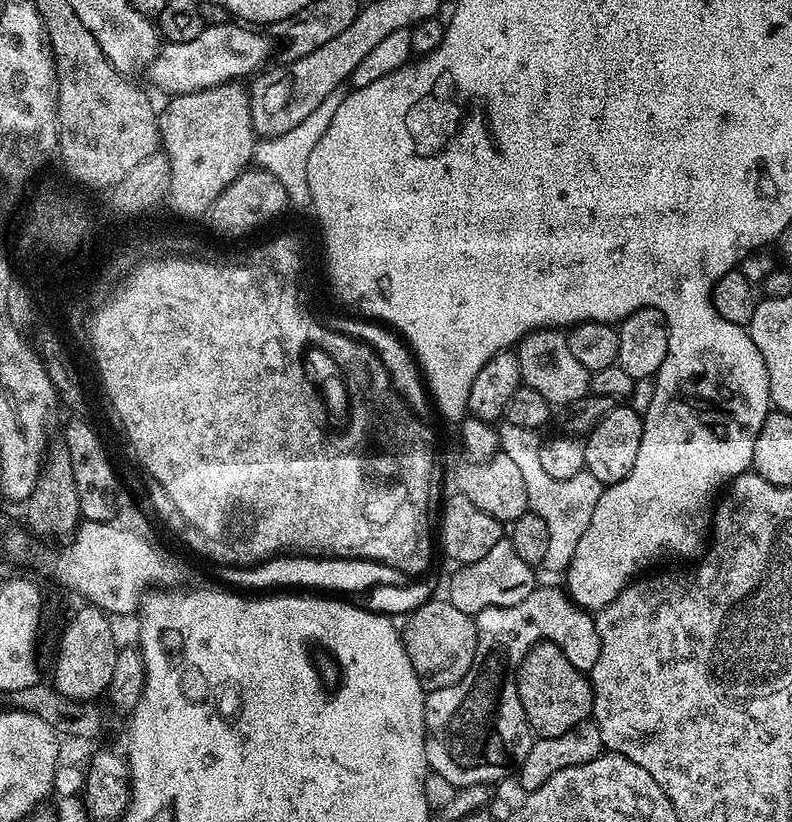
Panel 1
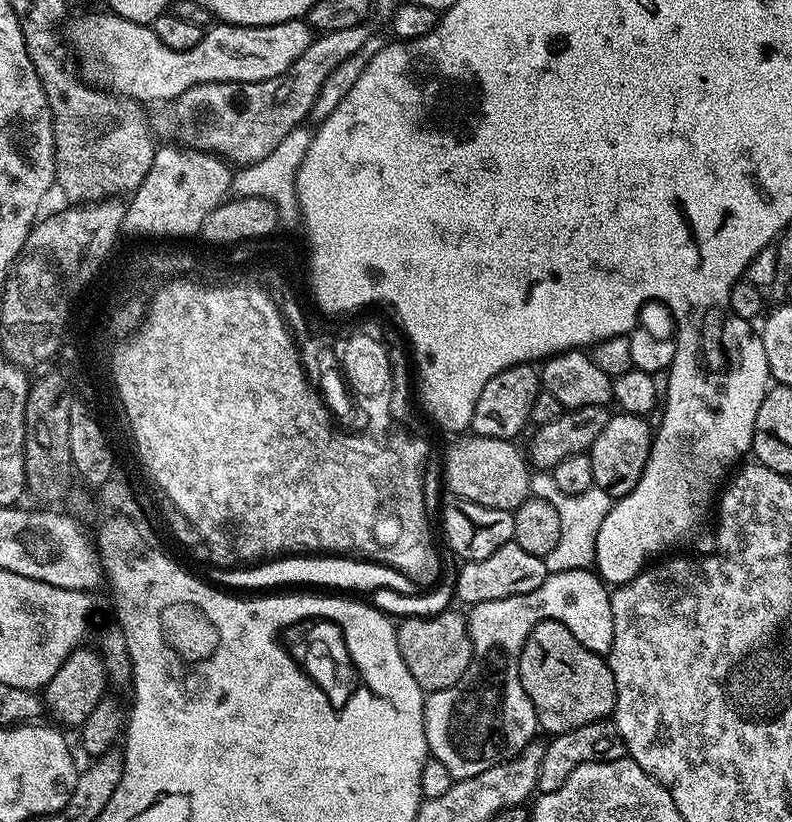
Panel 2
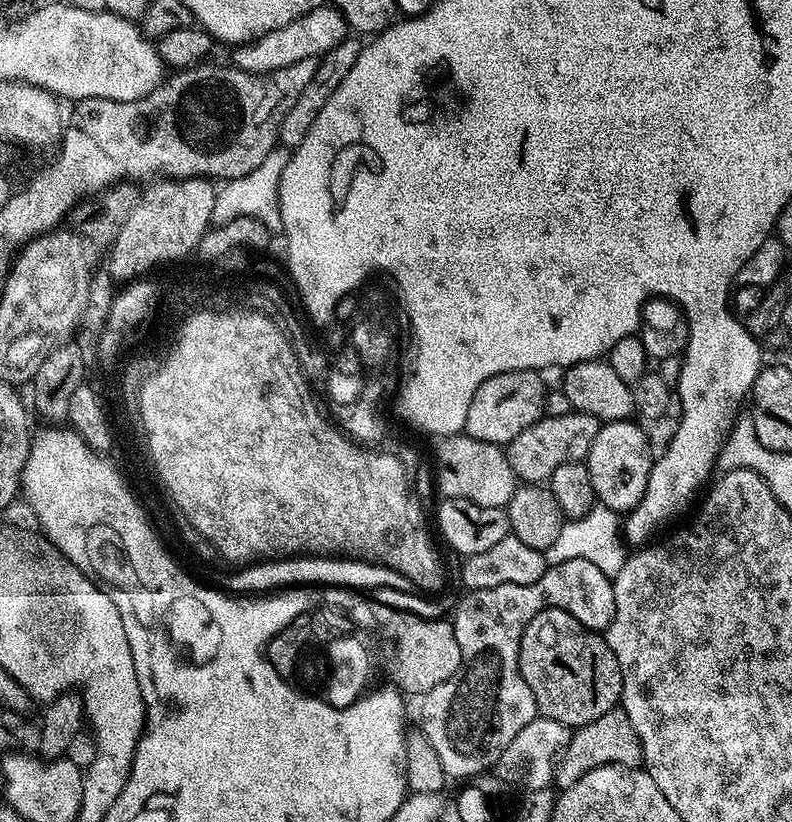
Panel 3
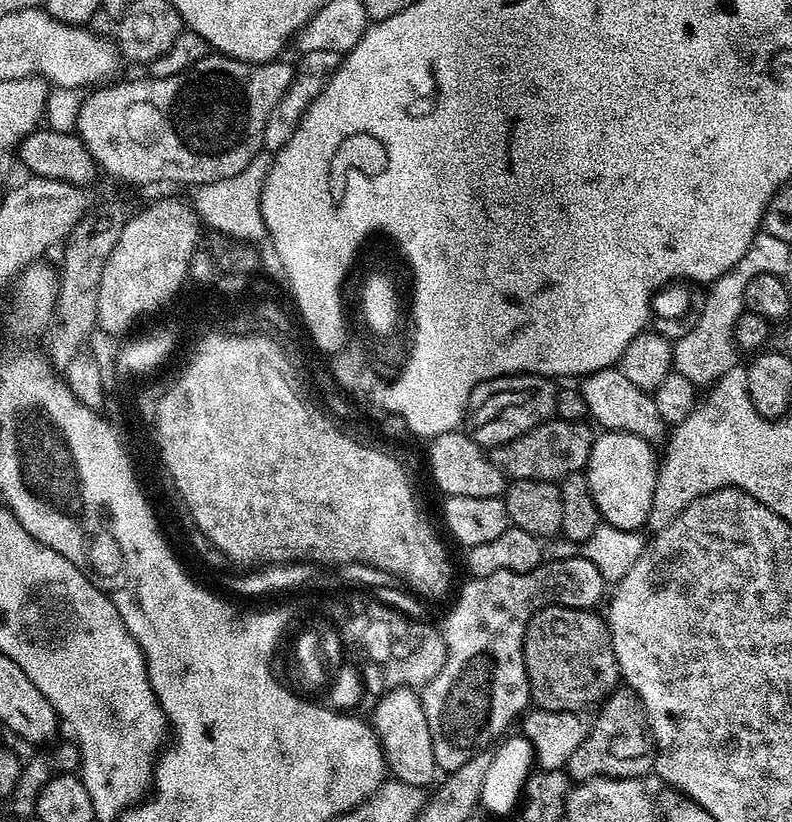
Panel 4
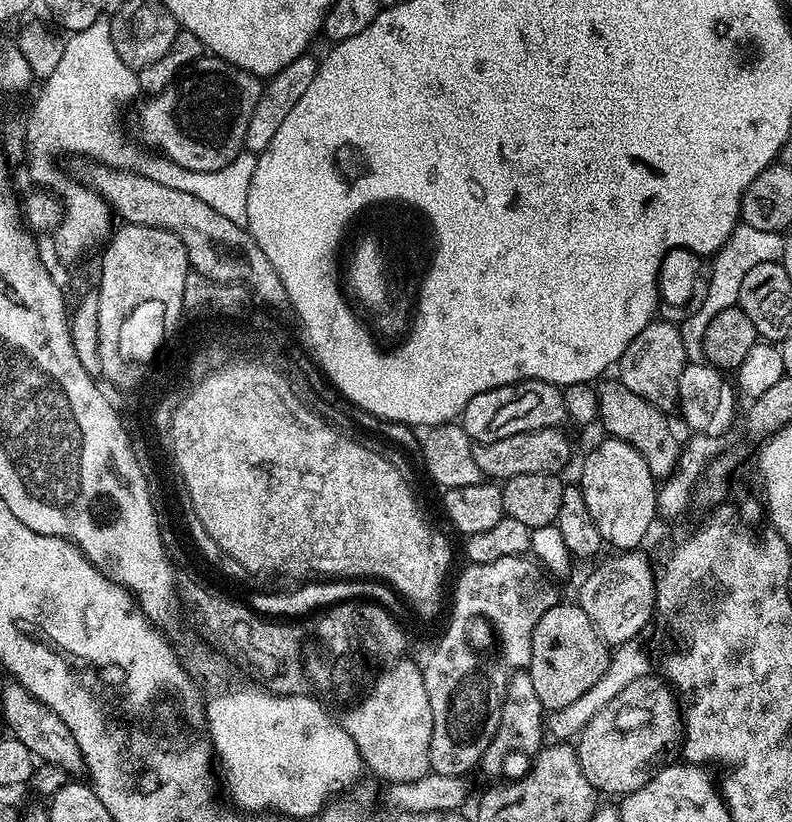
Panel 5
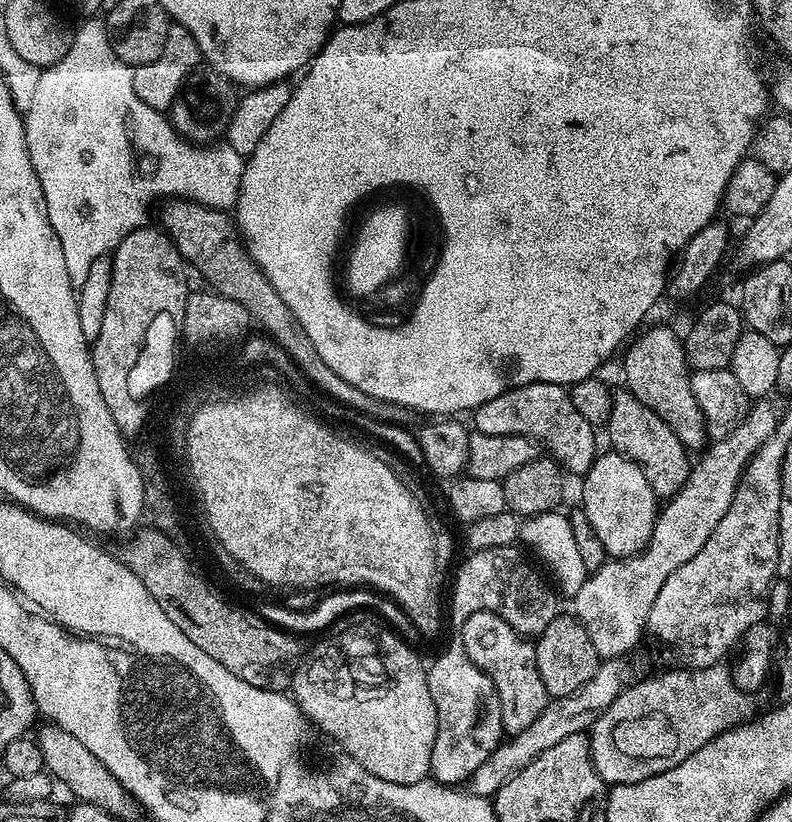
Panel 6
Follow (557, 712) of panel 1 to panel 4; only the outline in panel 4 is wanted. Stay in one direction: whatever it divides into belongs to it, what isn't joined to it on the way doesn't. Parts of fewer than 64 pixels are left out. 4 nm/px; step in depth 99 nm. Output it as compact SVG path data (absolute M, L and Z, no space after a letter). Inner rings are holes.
M553 604L550 608L542 608L539 612L532 615L532 621L528 623L528 628L524 631L524 669L528 675L528 691L530 700L536 708L542 710L550 710L551 712L574 712L583 713L584 708L588 708L591 704L599 705L608 699L613 692L617 691L618 685L621 683L622 677L620 667L614 658L614 646L610 638L610 630L608 629L605 617L603 615L595 616L597 613L592 610L582 608L565 608L562 604Z

